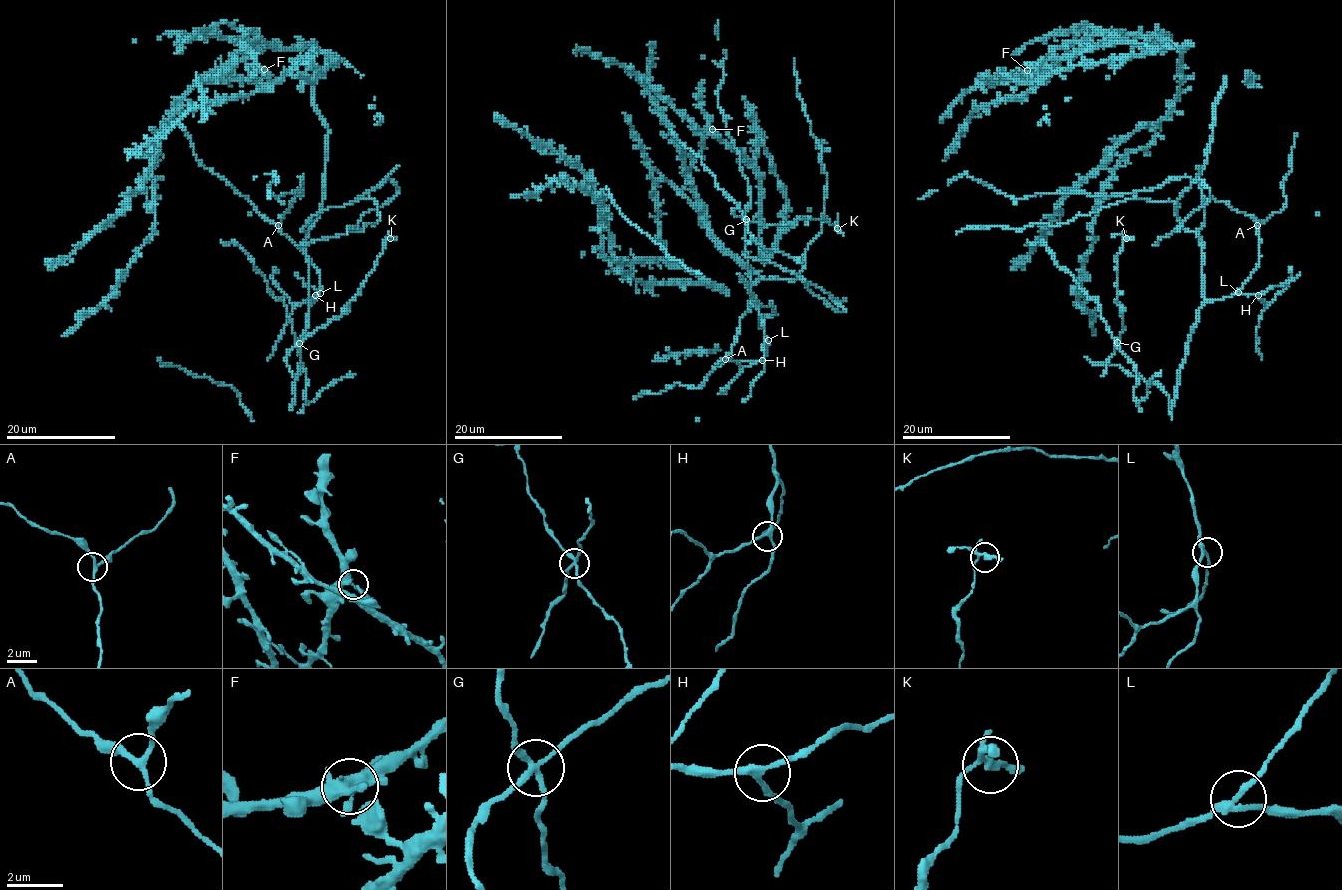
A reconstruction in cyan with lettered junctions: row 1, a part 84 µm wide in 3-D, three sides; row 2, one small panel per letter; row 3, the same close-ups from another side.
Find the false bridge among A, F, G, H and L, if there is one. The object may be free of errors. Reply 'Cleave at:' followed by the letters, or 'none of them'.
Cleave at: G

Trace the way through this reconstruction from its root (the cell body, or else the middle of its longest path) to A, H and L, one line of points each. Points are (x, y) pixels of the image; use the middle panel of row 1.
A: (759, 323), (774, 314), (772, 302), (769, 306), (753, 303), (762, 319), (766, 355), (758, 362), (725, 359)
H: (759, 323), (774, 314), (772, 302), (769, 306), (753, 303), (765, 333), (762, 360)
L: (759, 323), (774, 314), (772, 302), (769, 306), (753, 303), (768, 340)

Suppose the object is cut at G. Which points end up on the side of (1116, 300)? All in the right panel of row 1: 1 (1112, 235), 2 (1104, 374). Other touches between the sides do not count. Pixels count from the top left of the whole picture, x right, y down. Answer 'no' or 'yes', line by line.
1: yes
2: yes

